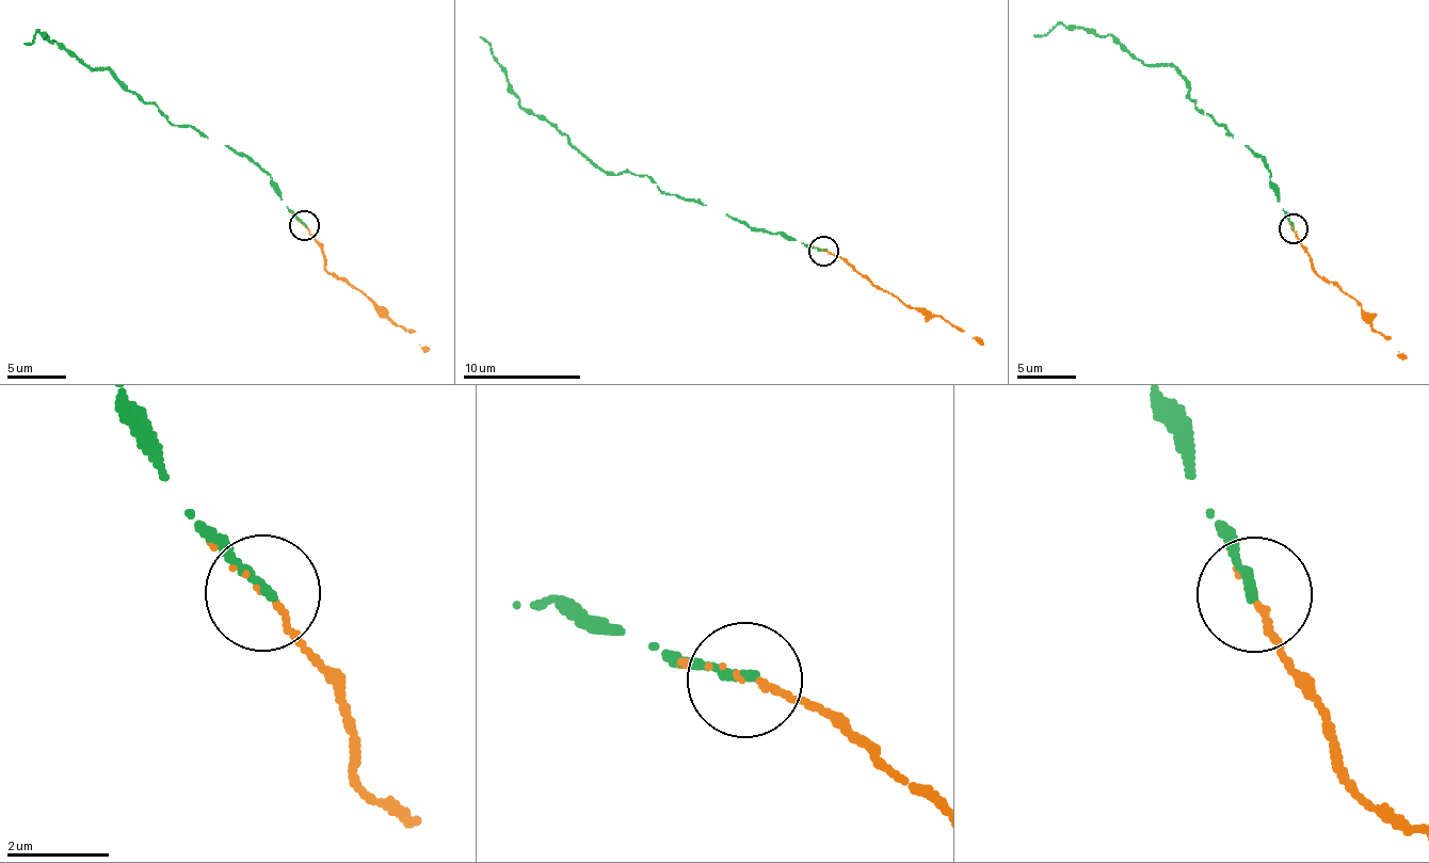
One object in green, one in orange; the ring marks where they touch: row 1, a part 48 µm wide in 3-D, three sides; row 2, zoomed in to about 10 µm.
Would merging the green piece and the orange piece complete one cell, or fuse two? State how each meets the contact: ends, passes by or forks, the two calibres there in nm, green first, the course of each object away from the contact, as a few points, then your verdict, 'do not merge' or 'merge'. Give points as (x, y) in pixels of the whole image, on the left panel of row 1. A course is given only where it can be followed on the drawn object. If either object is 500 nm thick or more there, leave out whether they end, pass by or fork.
green ends there; orange ends there; 180 nm thick on the green side, 90 nm on the other; green runs (303, 226), (271, 176), (245, 156), (197, 130), (172, 125), (107, 69), (91, 69), (38, 30), (25, 45); orange runs (303, 226), (324, 255), (324, 267), (384, 310), (397, 324), (416, 331), (428, 351); merge

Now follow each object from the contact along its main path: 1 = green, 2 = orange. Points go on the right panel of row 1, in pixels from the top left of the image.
1: (1294, 228), (1261, 157), (1195, 105), (1172, 65), (1145, 65), (1110, 35), (1060, 22), (1033, 37)
2: (1294, 228), (1312, 258), (1312, 271), (1358, 304), (1364, 316), (1378, 331), (1390, 337), (1407, 358)

